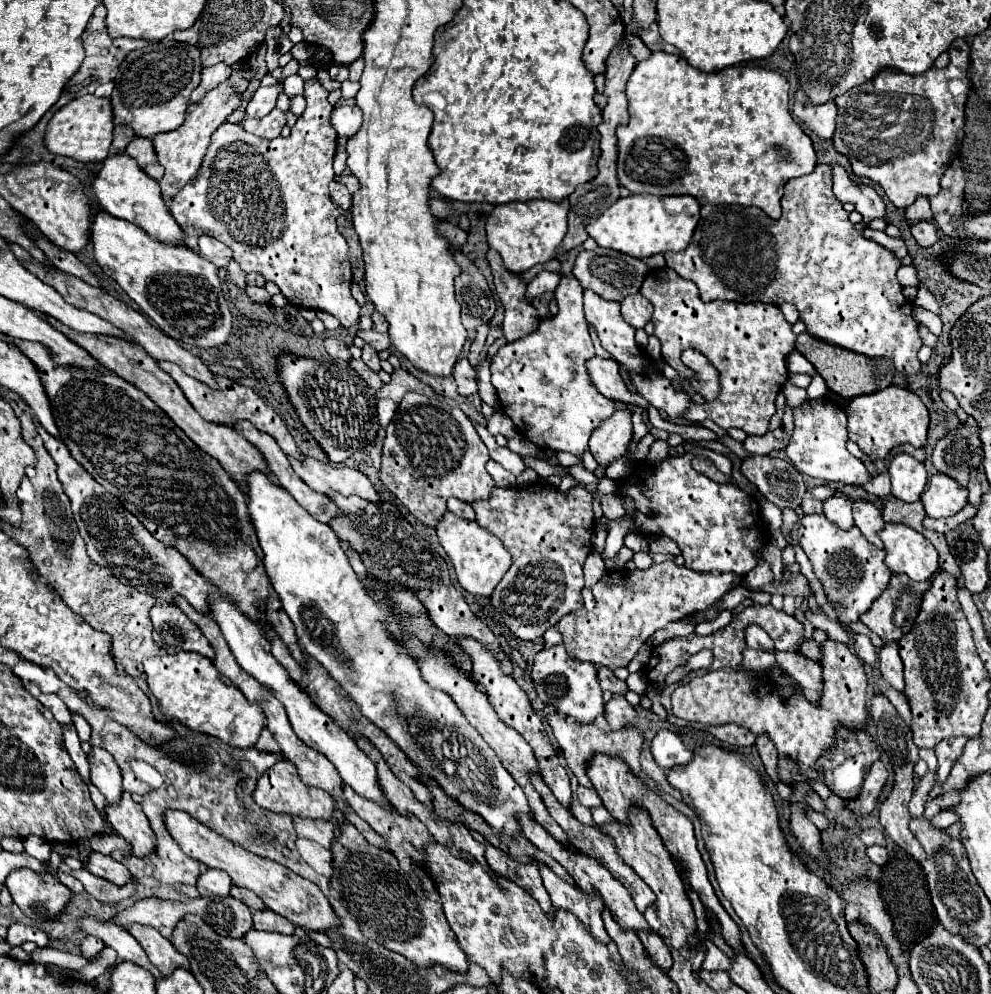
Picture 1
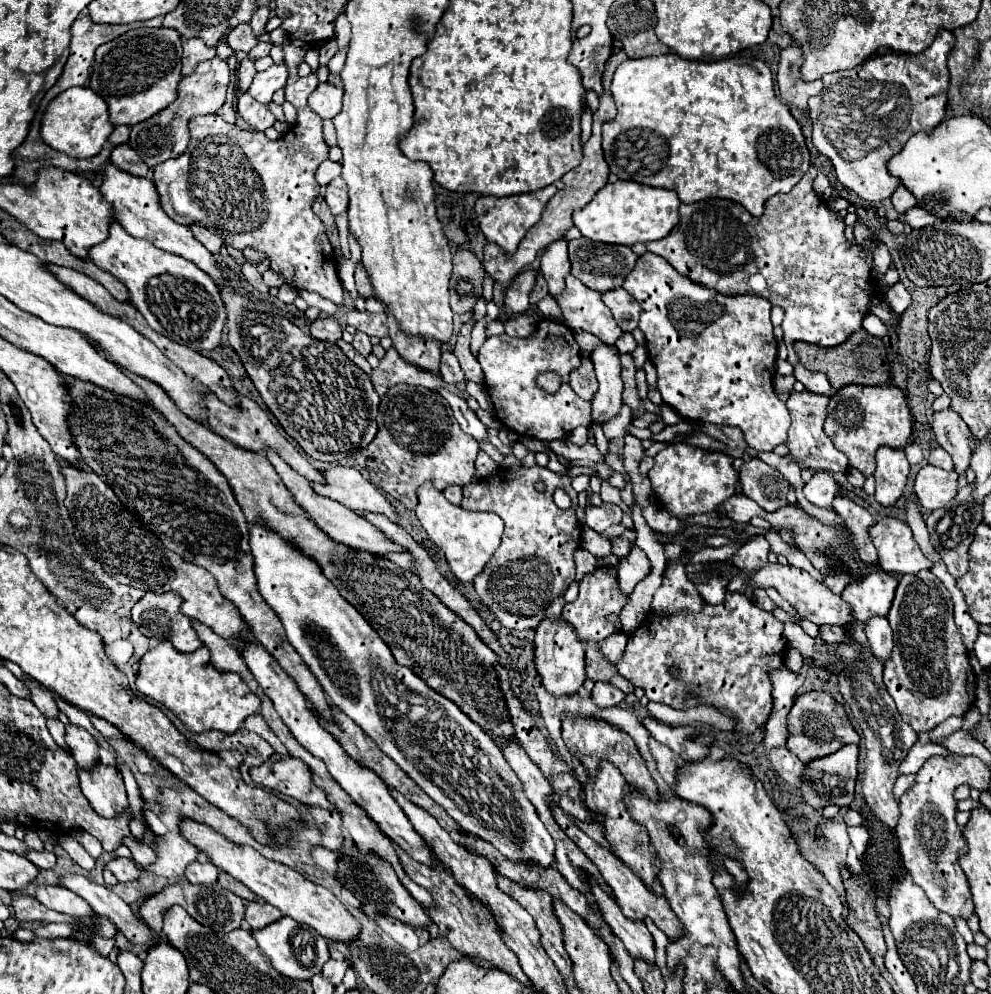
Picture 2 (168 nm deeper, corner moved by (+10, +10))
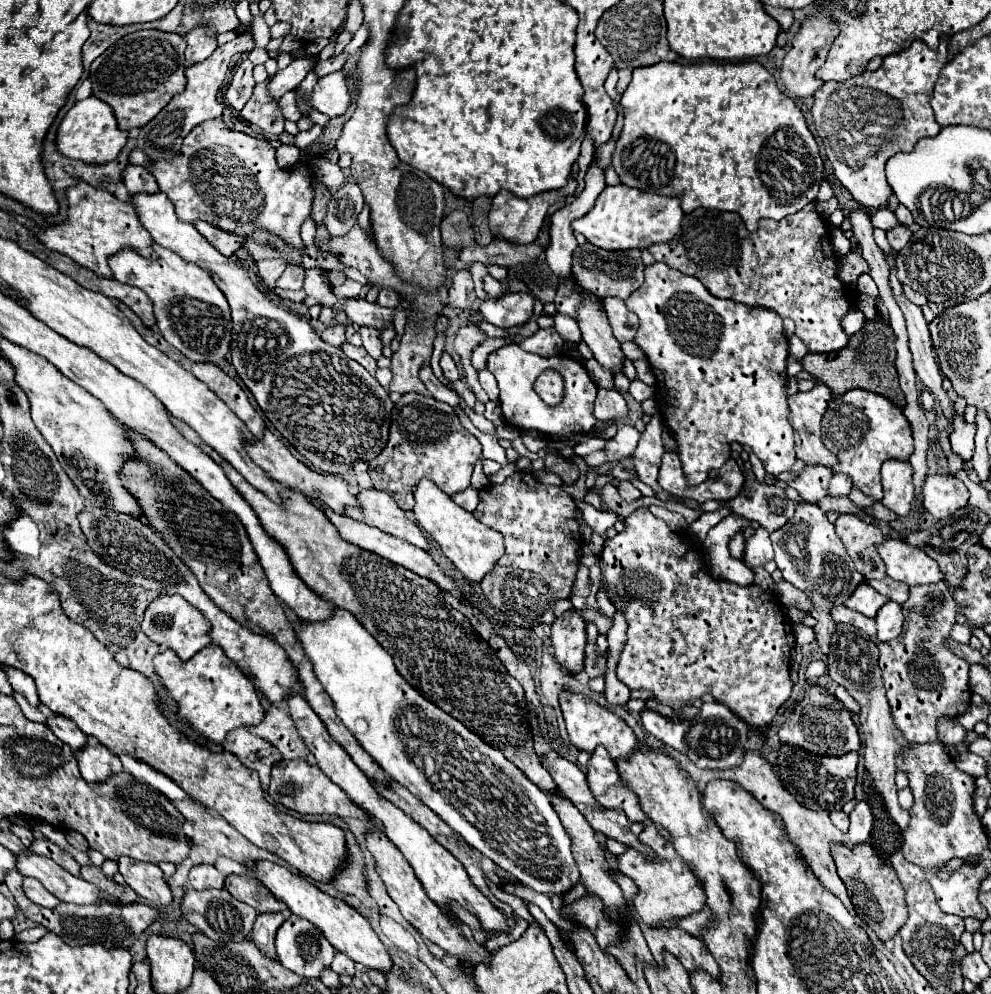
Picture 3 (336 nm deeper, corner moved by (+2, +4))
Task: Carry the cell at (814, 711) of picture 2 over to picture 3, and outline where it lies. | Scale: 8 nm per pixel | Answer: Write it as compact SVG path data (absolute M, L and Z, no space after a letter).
M818 684L810 686L802 700L794 706L792 714L780 724L778 736L782 744L790 746L802 746L808 752L822 754L822 756L844 756L848 752L860 750L860 736L852 722L852 714L842 706L842 702L828 694Z

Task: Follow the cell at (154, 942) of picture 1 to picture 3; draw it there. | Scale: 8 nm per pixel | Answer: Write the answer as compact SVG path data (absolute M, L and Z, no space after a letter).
M32 852L16 854L16 870L22 876L38 878L44 884L44 888L62 902L94 904L98 898L98 886L72 876L48 856Z

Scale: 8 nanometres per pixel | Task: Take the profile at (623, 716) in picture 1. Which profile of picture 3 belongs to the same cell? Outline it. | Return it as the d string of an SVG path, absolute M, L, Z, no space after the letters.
M608 658L604 680L606 680L606 690L604 690L606 700L610 704L626 706L626 702L630 700L630 690L624 688L624 684L620 684L620 680L616 678L616 664L612 664L612 658Z

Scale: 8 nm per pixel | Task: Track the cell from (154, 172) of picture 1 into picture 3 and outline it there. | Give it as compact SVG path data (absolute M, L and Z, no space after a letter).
M130 164L122 174L122 182L126 184L126 188L132 196L136 196L136 194L156 194L158 192L158 184L156 184L154 176L144 166Z

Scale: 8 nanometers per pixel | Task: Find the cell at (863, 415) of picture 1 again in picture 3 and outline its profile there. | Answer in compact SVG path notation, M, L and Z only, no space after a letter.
M850 390L830 400L822 418L822 440L824 446L838 458L838 464L834 464L830 470L834 474L846 474L852 480L854 488L862 490L874 500L882 500L882 462L886 462L888 458L908 460L914 450L912 430L902 410L888 402L884 396L866 390Z

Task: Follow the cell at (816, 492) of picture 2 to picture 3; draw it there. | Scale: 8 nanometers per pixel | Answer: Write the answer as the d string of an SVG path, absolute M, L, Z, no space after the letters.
M806 466L802 472L798 472L798 476L794 480L788 480L786 484L792 486L806 502L816 504L820 498L826 498L826 490L828 490L828 482L834 474L830 472L830 468L826 466Z

